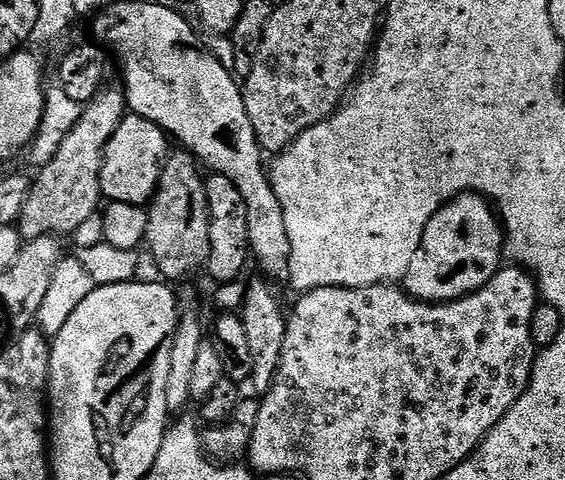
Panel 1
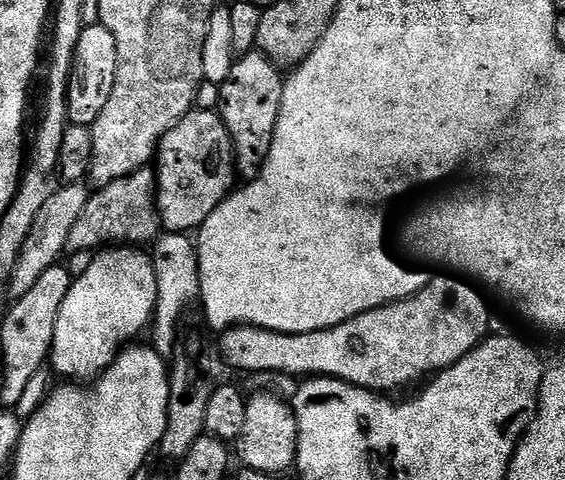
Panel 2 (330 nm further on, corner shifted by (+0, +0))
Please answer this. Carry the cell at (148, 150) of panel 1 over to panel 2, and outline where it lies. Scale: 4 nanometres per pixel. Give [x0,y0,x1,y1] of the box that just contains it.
[154,110,238,233]

